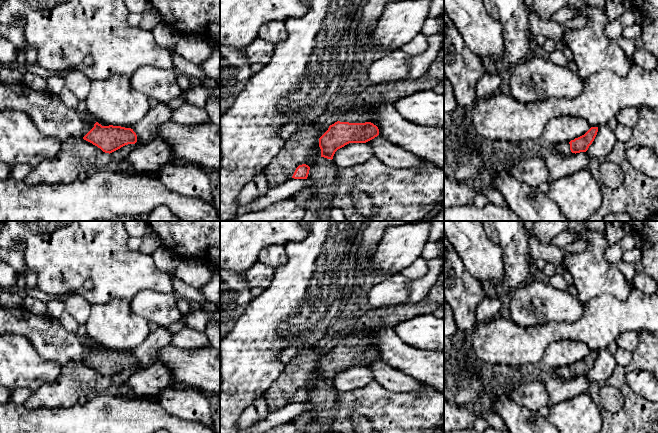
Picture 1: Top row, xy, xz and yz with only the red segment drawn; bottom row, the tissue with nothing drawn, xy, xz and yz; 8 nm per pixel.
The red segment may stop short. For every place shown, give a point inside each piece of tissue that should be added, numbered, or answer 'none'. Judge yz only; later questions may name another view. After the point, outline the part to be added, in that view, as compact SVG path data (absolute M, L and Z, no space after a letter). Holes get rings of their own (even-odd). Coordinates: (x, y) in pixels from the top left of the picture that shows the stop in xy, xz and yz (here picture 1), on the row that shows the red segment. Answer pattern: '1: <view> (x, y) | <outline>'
1: yz (562, 149) | M560 143L558 145L550 147L549 151L560 154L560 155L570 154L571 153L570 144Z

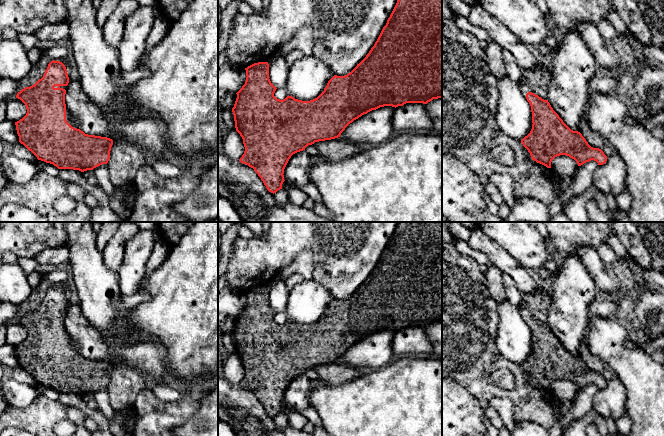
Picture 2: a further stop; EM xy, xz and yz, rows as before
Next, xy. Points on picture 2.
1: xy (68, 115) | M66 107L66 120L72 127L76 128L76 125L74 124L74 122L71 119L71 113L69 112L67 107Z

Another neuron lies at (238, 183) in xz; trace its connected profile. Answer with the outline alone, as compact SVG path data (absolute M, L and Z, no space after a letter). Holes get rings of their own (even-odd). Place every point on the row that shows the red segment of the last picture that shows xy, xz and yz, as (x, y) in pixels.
M218 121L218 195L227 199L244 222L334 222L317 215L312 209L286 203L278 207L274 194L269 192L253 168L239 160L229 159L223 152L225 128Z

